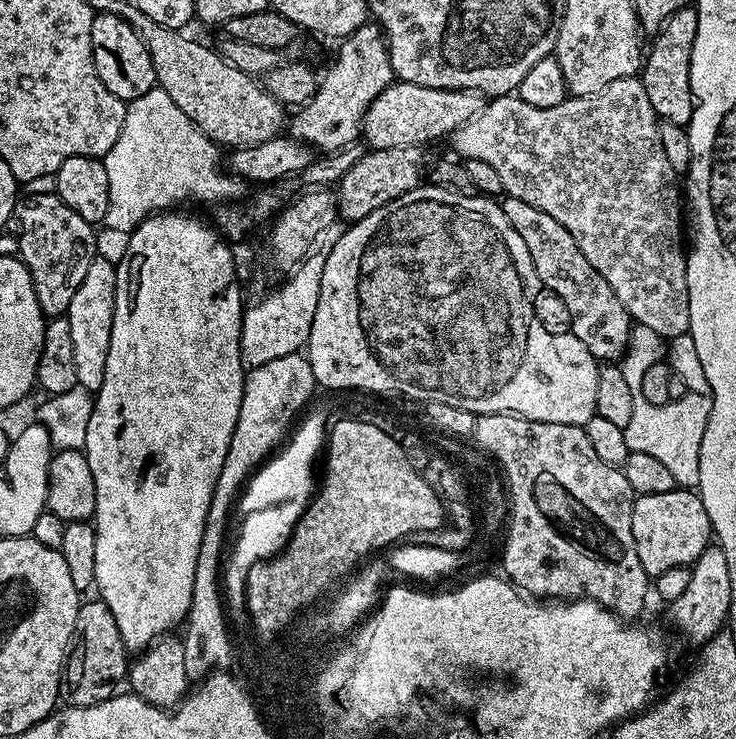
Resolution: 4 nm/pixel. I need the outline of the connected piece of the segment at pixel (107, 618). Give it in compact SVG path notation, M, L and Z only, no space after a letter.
M85 599L78 610L76 635L62 673L62 692L73 708L89 708L117 695L119 684L125 683L130 667L130 650L118 634L118 622L103 600Z

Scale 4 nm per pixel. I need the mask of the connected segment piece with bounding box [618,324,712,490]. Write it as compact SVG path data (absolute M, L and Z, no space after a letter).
M636 324L633 327L632 337L628 340L628 349L624 351L618 364L622 374L626 374L626 383L630 385L630 390L634 394L634 411L630 422L626 422L624 433L629 452L650 454L658 458L658 462L662 462L670 470L670 474L674 474L677 486L692 490L700 483L698 462L702 454L702 434L706 434L706 426L712 413L712 397L703 391L692 392L681 400L673 398L662 406L654 406L654 402L646 402L646 398L642 398L640 381L642 374L646 374L650 366L665 359L664 344L666 344L665 337L650 330L650 326Z

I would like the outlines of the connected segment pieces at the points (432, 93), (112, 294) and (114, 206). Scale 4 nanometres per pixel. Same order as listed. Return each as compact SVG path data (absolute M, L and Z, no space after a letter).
M393 82L370 106L364 115L362 140L372 150L395 148L420 148L431 140L451 137L454 130L466 126L483 110L486 97L482 92L462 90L438 90L430 86L418 86Z
M103 254L92 257L82 286L70 298L67 310L70 322L70 338L74 341L74 370L79 387L93 394L99 392L102 378L106 378L106 354L110 354L110 330L114 326L114 302L116 301L116 264Z
M159 86L127 101L126 118L122 122L118 142L114 142L114 146L110 146L108 153L102 157L106 178L110 178L110 206L106 206L103 227L112 232L128 234L149 216L180 206L183 200L235 201L242 184L235 175L220 172L219 151L221 149L214 143L213 137L207 136L197 124L190 122L190 118L186 118L186 114L174 106L174 98L170 98L170 94Z

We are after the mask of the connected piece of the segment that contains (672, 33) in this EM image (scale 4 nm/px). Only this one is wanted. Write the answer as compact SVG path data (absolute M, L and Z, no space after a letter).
M689 6L670 14L659 32L651 37L652 45L649 48L647 45L642 71L638 76L642 86L646 86L646 95L649 96L650 106L654 106L657 117L663 123L683 128L687 128L696 109L690 82L694 38L698 38L698 14L695 7Z

